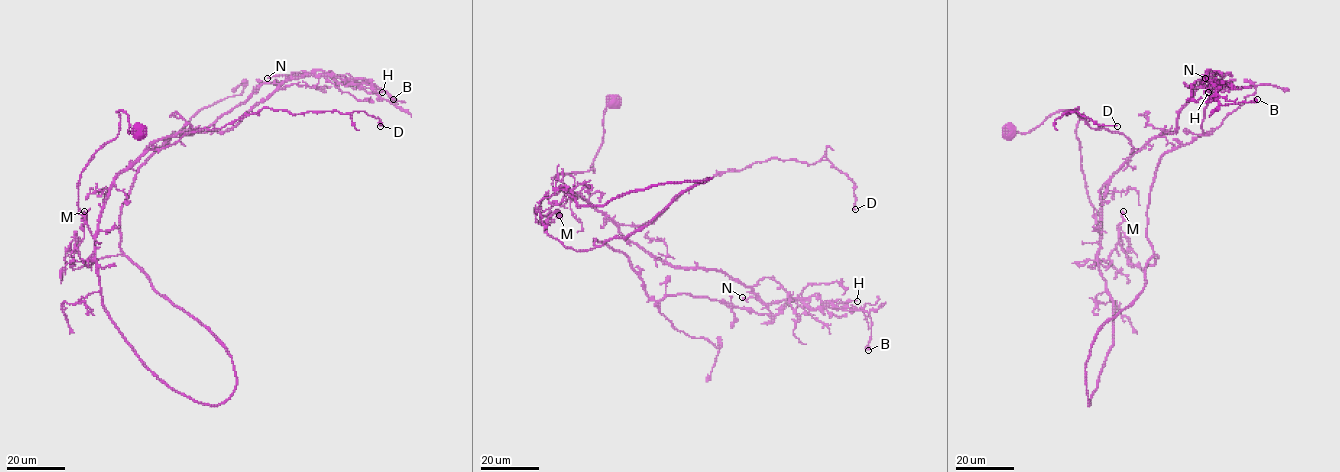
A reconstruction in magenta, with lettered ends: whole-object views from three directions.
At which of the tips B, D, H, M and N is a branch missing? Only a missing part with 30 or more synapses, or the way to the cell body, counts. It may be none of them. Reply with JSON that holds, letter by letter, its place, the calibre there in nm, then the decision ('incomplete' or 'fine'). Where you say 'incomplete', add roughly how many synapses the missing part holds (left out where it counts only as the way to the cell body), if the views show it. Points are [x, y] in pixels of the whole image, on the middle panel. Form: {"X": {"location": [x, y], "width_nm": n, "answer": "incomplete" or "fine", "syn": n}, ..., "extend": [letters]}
{"B": {"location": [868, 350], "width_nm": 460, "answer": "fine"}, "D": {"location": [855, 209], "width_nm": 190, "answer": "fine"}, "H": {"location": [857, 301], "width_nm": 200, "answer": "fine"}, "M": {"location": [559, 215], "width_nm": 440, "answer": "fine"}, "N": {"location": [742, 297], "width_nm": 260, "answer": "fine"}, "extend": []}

